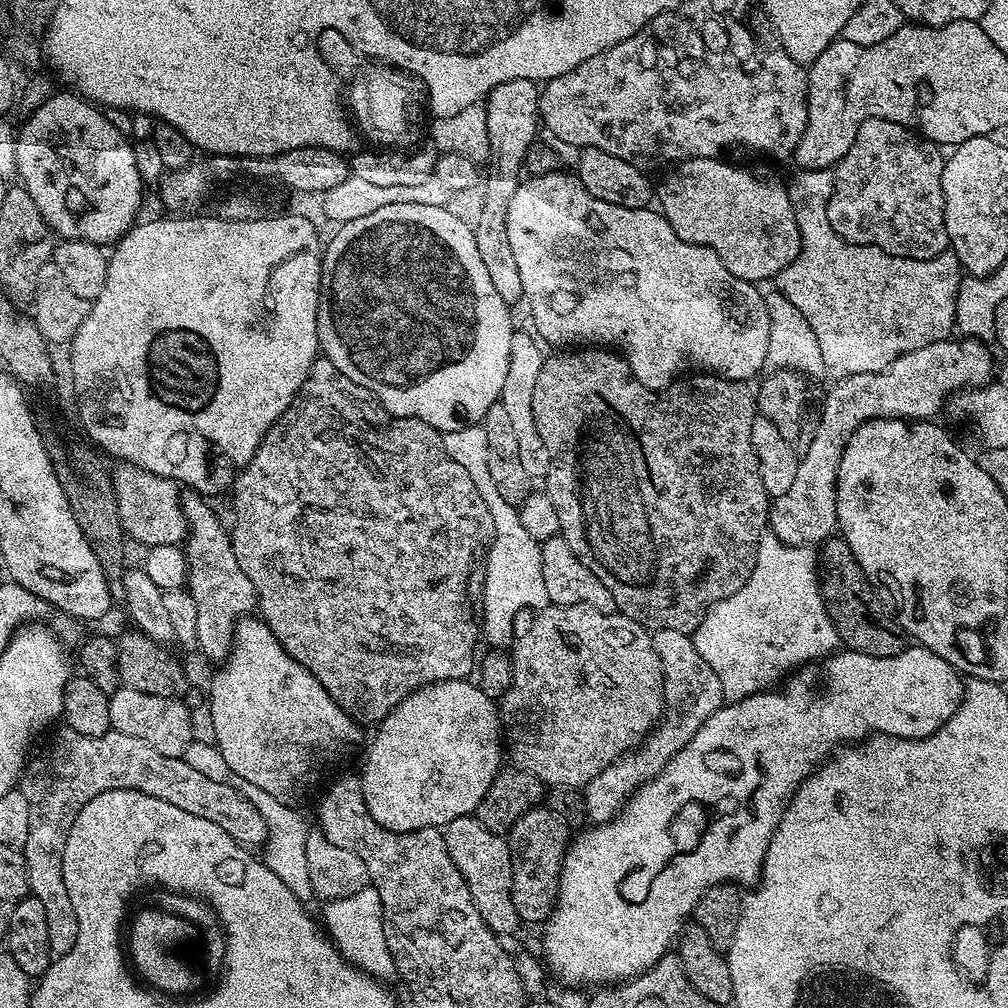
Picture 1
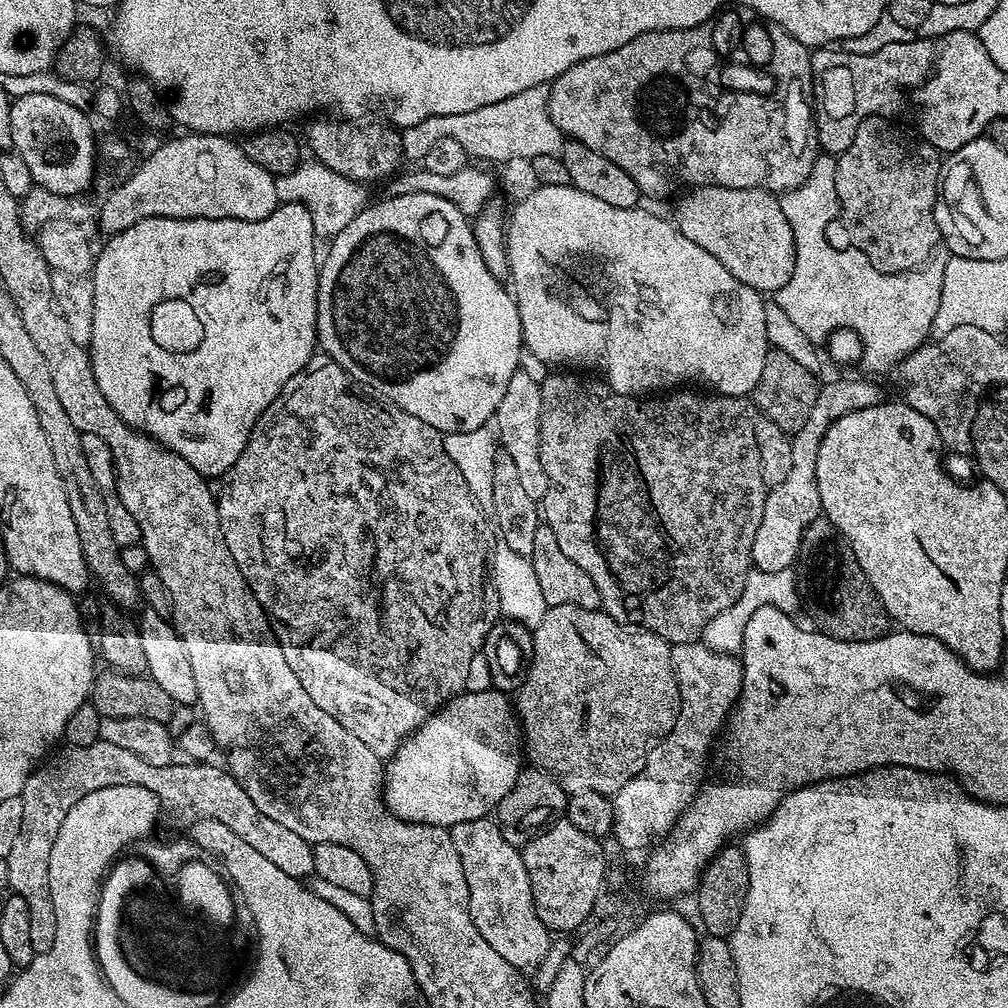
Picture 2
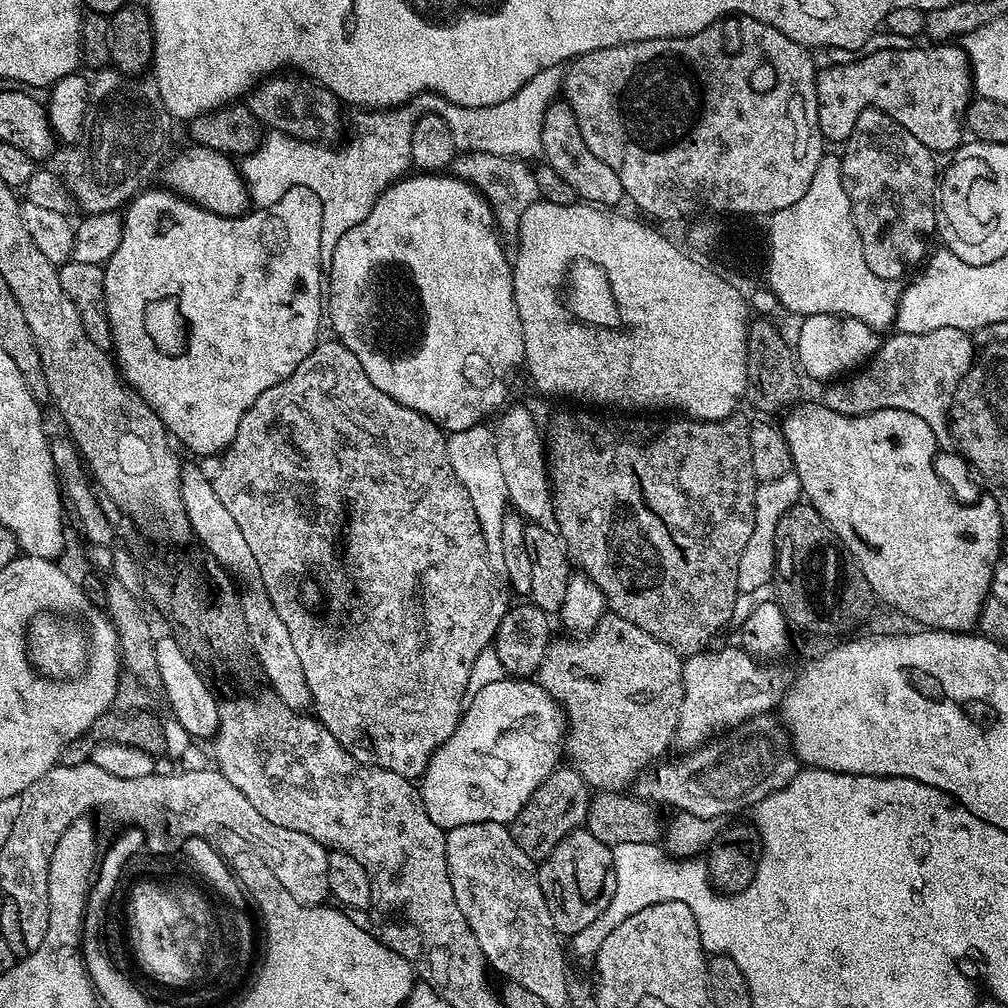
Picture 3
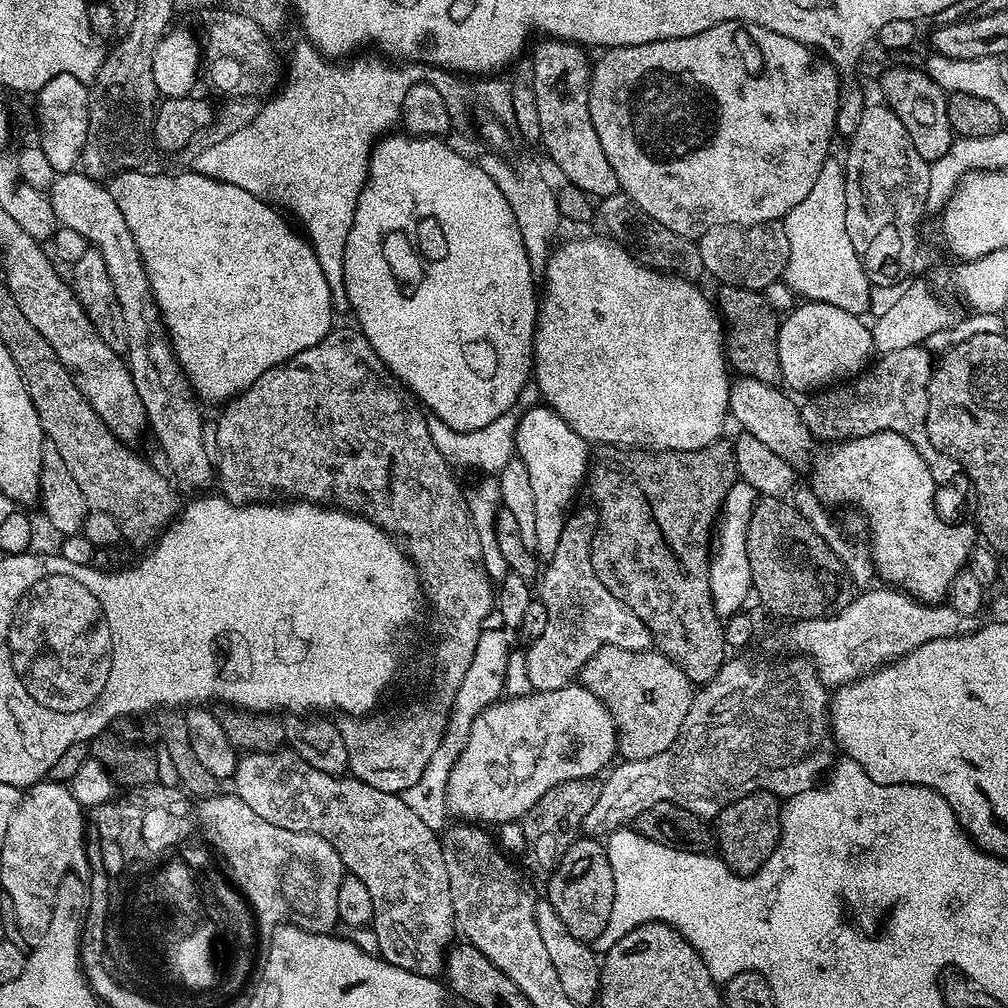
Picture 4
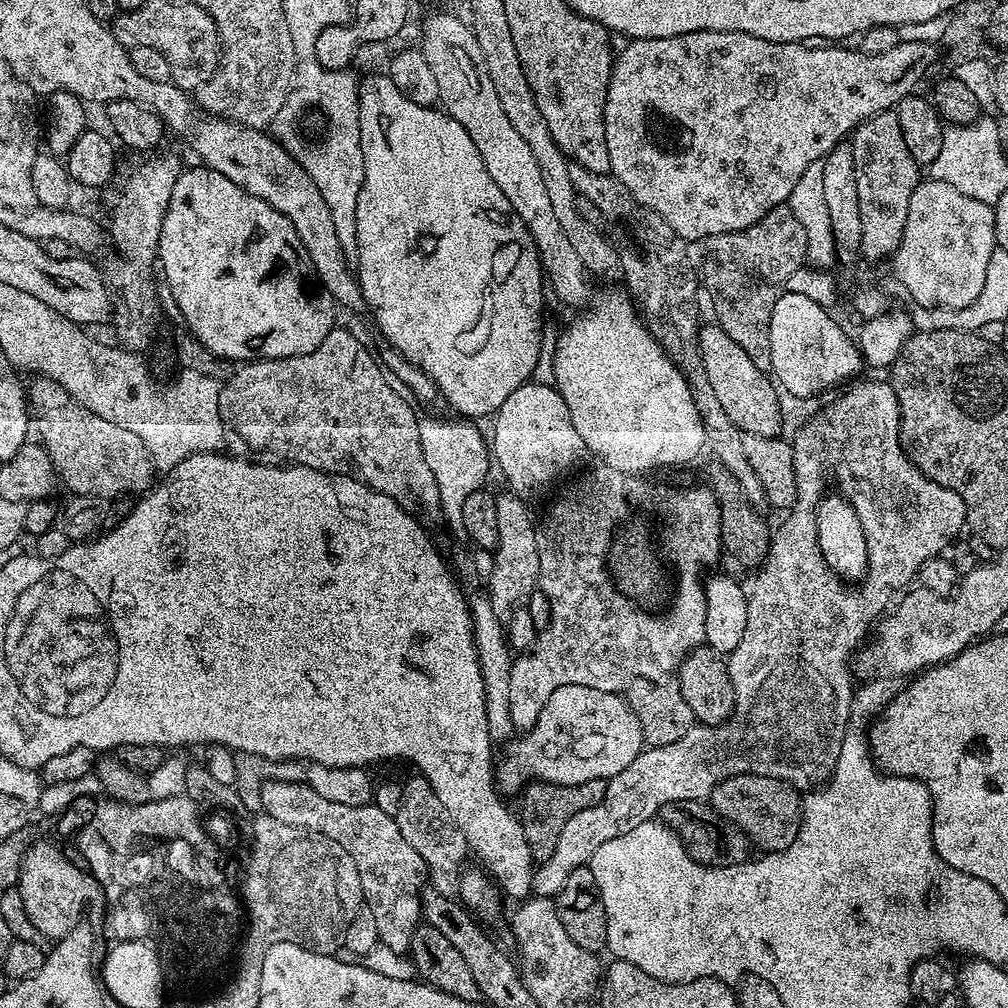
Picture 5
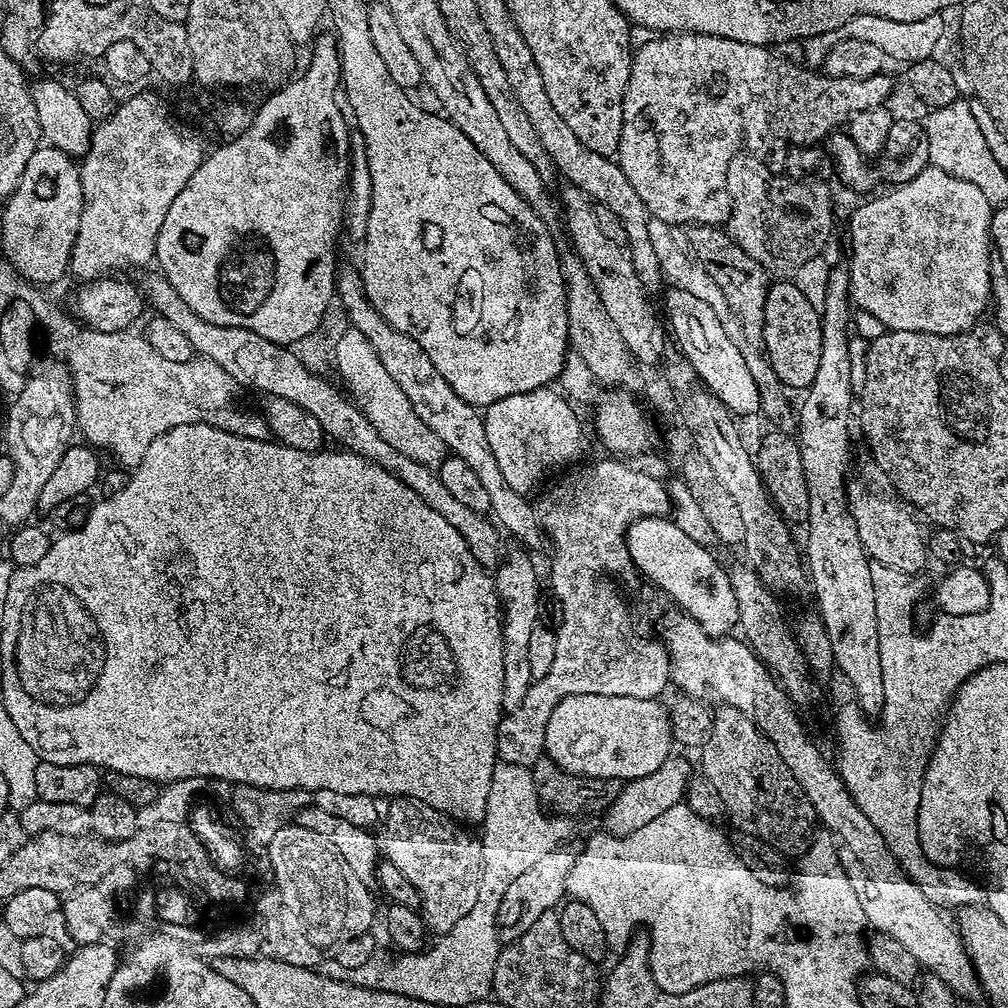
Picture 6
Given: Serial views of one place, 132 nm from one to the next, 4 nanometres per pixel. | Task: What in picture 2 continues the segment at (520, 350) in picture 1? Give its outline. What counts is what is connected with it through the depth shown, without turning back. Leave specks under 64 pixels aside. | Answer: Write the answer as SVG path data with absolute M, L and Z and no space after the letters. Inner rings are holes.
M518 370L514 378L506 385L506 394L502 394L502 402L498 402L494 417L494 428L498 433L499 447L510 458L514 458L514 466L522 481L522 490L530 494L530 498L543 501L548 489L548 475L540 461L540 419L542 418L541 381L535 380L525 370Z

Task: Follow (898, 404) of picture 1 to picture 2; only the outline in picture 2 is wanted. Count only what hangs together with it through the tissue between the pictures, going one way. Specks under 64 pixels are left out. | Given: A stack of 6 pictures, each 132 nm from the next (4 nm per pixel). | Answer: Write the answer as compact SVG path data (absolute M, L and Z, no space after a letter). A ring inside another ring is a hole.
M864 379L868 380L832 380L829 384L821 383L814 398L814 406L810 409L810 415L806 418L802 430L791 433L790 474L786 474L786 482L771 485L766 506L762 510L758 534L754 534L752 567L755 571L782 572L791 569L796 563L797 556L801 555L800 543L804 540L804 531L807 533L812 523L822 516L816 481L816 463L818 446L822 444L826 430L838 418L854 410L866 410L881 403L880 388L872 381L875 379Z

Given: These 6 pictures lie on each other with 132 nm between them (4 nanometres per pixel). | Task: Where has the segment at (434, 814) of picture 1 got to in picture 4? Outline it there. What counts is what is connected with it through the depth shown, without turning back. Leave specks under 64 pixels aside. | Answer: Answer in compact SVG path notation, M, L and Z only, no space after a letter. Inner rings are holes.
M573 682L566 685L565 688L559 688L553 692L532 690L529 693L529 696L516 696L513 700L501 698L495 704L491 704L486 710L482 710L482 714L478 714L478 718L474 718L472 729L470 730L470 738L466 742L466 750L462 750L458 762L454 762L454 770L450 770L450 782L446 786L446 806L449 813L457 821L475 822L480 826L492 826L488 824L499 826L523 821L525 814L532 809L534 802L538 802L538 798L542 798L542 794L546 794L546 790L554 790L554 786L558 786L562 782L599 777L617 759L618 737L614 718L607 706L594 694L590 694L590 690L586 690L583 684Z

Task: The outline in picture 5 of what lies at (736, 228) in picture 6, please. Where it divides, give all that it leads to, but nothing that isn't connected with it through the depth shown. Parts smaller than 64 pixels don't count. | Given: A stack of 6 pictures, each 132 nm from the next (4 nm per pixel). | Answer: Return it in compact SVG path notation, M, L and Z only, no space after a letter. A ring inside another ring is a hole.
M781 206L767 212L754 226L750 226L741 232L727 232L710 236L706 241L707 247L712 247L711 255L735 266L735 268L745 268L747 272L753 272L759 280L773 286L783 285L794 270L805 267L808 251L806 250L806 230L802 230L802 222L794 218L791 208Z

